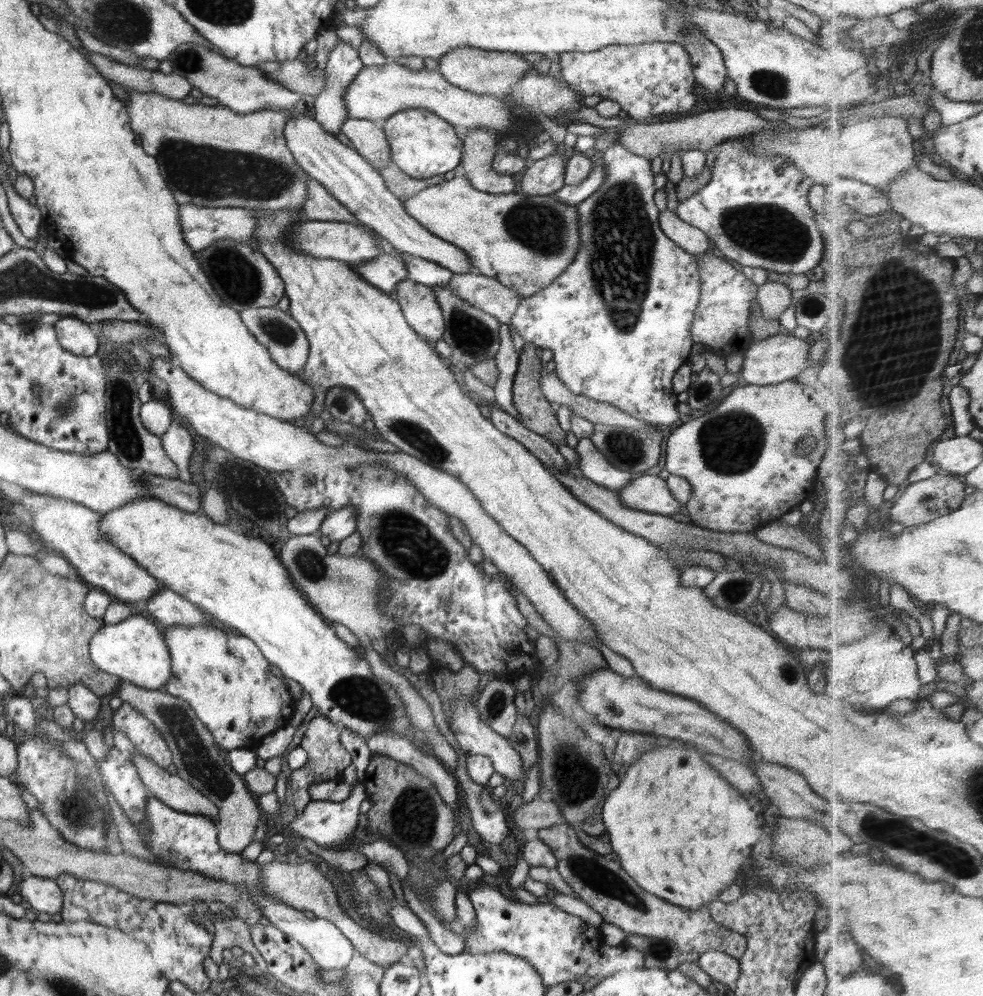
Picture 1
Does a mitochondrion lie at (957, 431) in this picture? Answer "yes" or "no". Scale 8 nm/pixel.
no

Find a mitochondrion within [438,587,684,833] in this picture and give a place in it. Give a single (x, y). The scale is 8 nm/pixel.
(494, 706)

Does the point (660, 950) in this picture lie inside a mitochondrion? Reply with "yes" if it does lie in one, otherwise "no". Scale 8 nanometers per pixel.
yes

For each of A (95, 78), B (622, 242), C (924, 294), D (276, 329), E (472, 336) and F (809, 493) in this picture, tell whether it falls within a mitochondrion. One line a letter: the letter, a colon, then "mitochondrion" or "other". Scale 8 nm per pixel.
A: other
B: mitochondrion
C: mitochondrion
D: mitochondrion
E: mitochondrion
F: other

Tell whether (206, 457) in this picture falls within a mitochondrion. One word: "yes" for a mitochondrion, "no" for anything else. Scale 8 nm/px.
no

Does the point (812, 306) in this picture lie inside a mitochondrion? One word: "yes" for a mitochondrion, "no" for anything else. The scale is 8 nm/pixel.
yes

